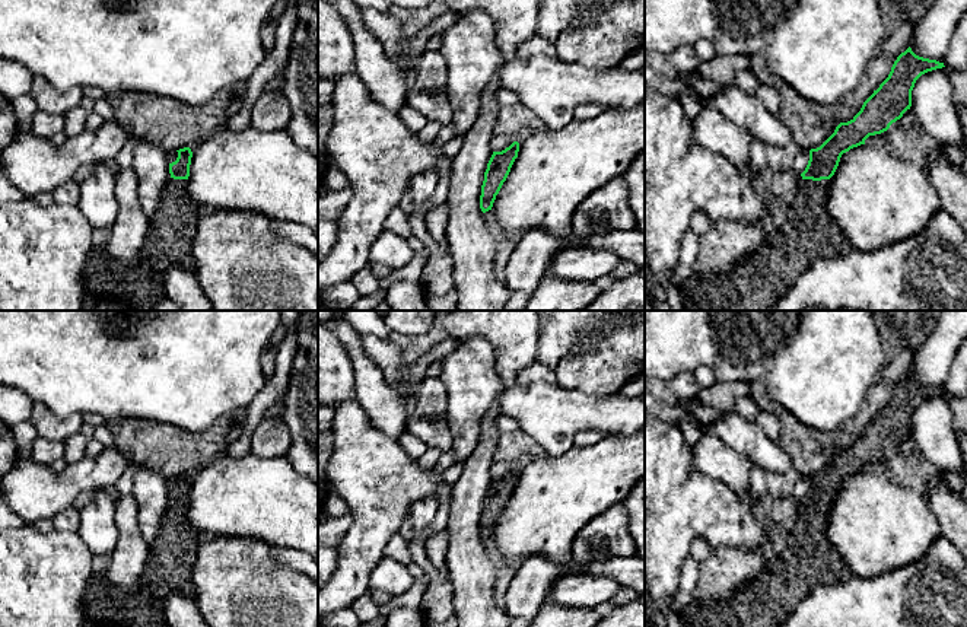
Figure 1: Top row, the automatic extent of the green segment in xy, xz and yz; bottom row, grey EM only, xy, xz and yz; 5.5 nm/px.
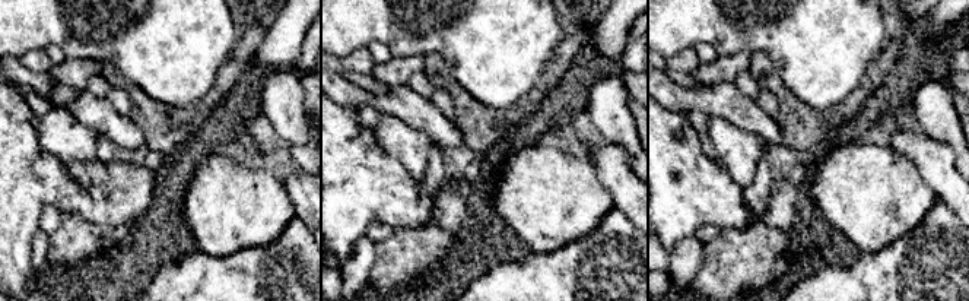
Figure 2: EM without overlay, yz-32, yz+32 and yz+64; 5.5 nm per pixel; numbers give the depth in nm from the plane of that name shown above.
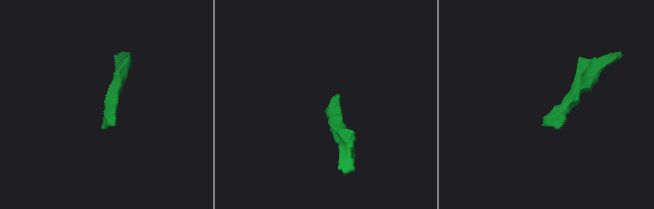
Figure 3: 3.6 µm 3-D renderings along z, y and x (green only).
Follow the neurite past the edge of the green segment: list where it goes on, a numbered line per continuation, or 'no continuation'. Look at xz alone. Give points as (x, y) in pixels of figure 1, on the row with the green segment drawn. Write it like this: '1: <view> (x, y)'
no continuation

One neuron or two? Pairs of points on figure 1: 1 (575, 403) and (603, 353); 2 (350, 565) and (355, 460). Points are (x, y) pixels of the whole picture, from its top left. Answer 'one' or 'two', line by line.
1: two
2: one

